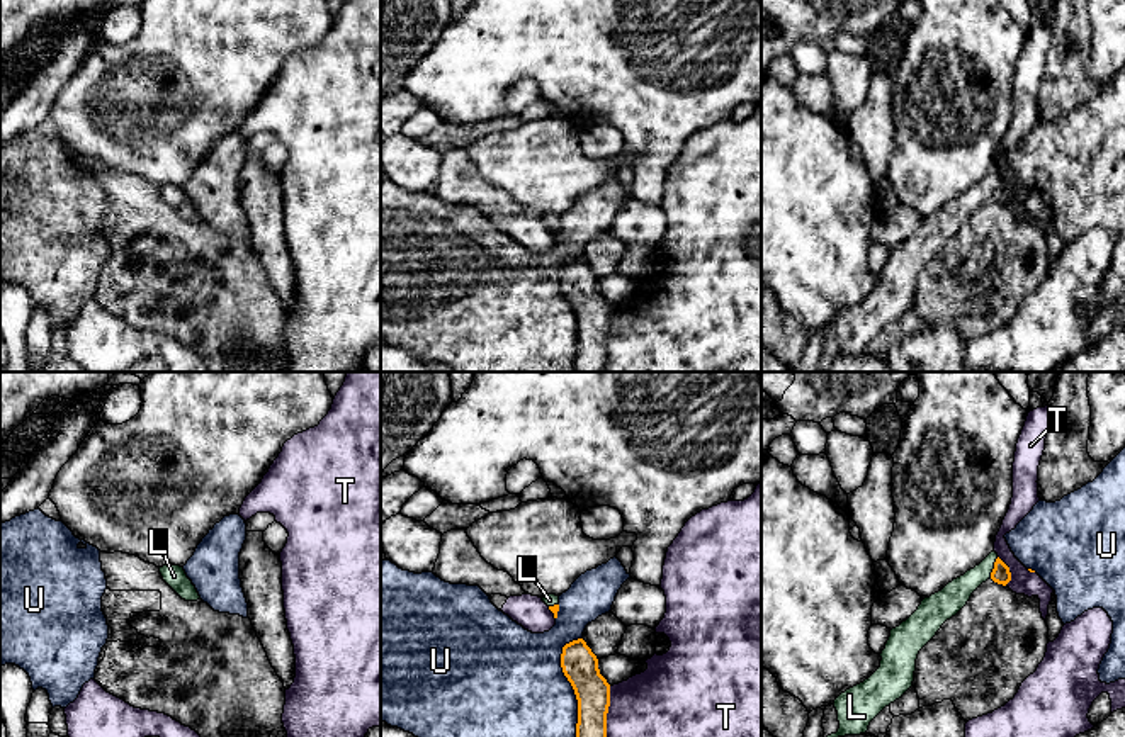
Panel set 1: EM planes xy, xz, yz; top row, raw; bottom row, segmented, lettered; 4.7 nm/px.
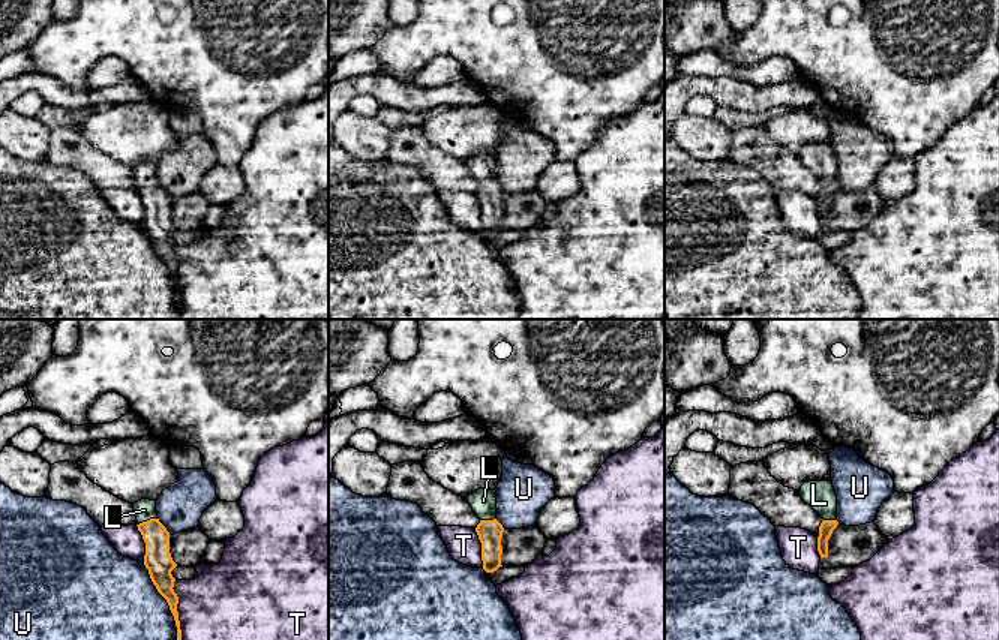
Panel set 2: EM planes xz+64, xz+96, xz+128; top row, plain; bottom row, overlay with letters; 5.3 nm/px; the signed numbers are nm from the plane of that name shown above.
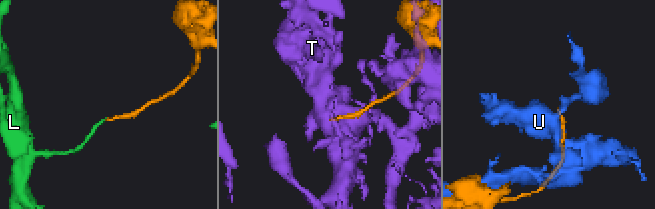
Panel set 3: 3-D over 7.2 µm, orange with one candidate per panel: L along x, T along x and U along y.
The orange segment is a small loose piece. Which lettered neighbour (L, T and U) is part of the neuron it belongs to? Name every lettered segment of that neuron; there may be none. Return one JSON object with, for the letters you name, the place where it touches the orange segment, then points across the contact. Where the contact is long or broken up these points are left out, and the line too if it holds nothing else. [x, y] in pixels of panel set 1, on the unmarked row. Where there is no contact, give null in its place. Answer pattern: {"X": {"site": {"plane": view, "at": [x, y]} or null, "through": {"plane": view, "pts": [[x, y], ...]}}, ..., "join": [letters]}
{"L": {"site": {"plane": "yz", "at": [994, 187]}, "through": {"plane": "yz", "pts": [[1000, 194], [994, 187], [978, 194], [954, 216]]}}, "join": ["L"]}

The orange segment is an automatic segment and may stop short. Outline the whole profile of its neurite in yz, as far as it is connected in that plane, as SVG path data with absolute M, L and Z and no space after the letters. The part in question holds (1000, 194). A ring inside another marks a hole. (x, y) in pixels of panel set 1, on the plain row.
M994 170L979 185L924 217L906 241L890 250L880 273L880 287L868 299L834 319L840 348L824 358L824 365L838 357L865 353L870 341L913 306L919 270L987 199L1003 205L1011 200L1009 187Z

